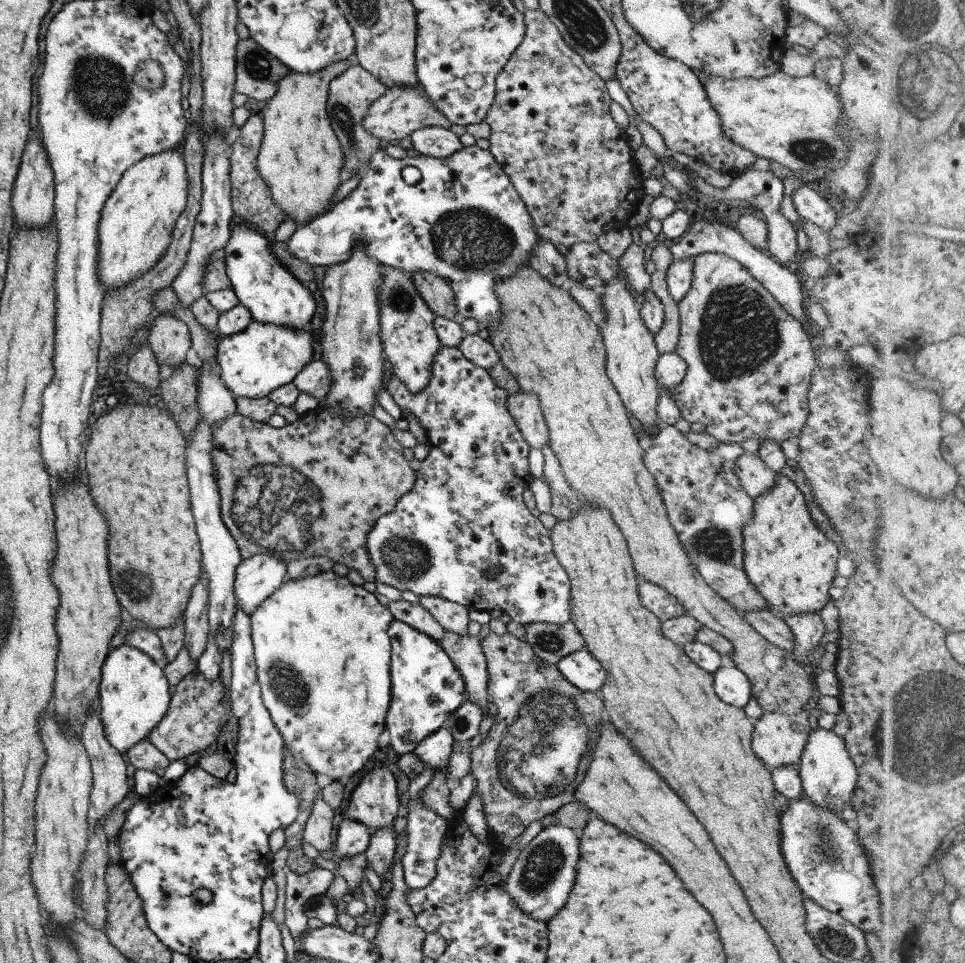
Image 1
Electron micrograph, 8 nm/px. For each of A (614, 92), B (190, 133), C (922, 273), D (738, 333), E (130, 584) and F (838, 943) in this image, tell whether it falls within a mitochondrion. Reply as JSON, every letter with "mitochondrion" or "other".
{"A":"other","B":"other","C":"mitochondrion","D":"mitochondrion","E":"mitochondrion","F":"mitochondrion"}

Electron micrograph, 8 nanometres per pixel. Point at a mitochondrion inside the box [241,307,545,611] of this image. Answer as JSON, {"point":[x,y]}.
{"point":[406,559]}

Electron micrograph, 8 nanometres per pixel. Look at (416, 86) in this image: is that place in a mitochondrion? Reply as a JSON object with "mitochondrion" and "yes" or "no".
{"mitochondrion":"no"}

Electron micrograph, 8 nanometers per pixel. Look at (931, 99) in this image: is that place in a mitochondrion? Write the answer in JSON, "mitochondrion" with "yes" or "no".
{"mitochondrion":"yes"}

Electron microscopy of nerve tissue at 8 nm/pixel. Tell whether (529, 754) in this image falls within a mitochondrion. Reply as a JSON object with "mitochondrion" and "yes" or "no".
{"mitochondrion":"yes"}

